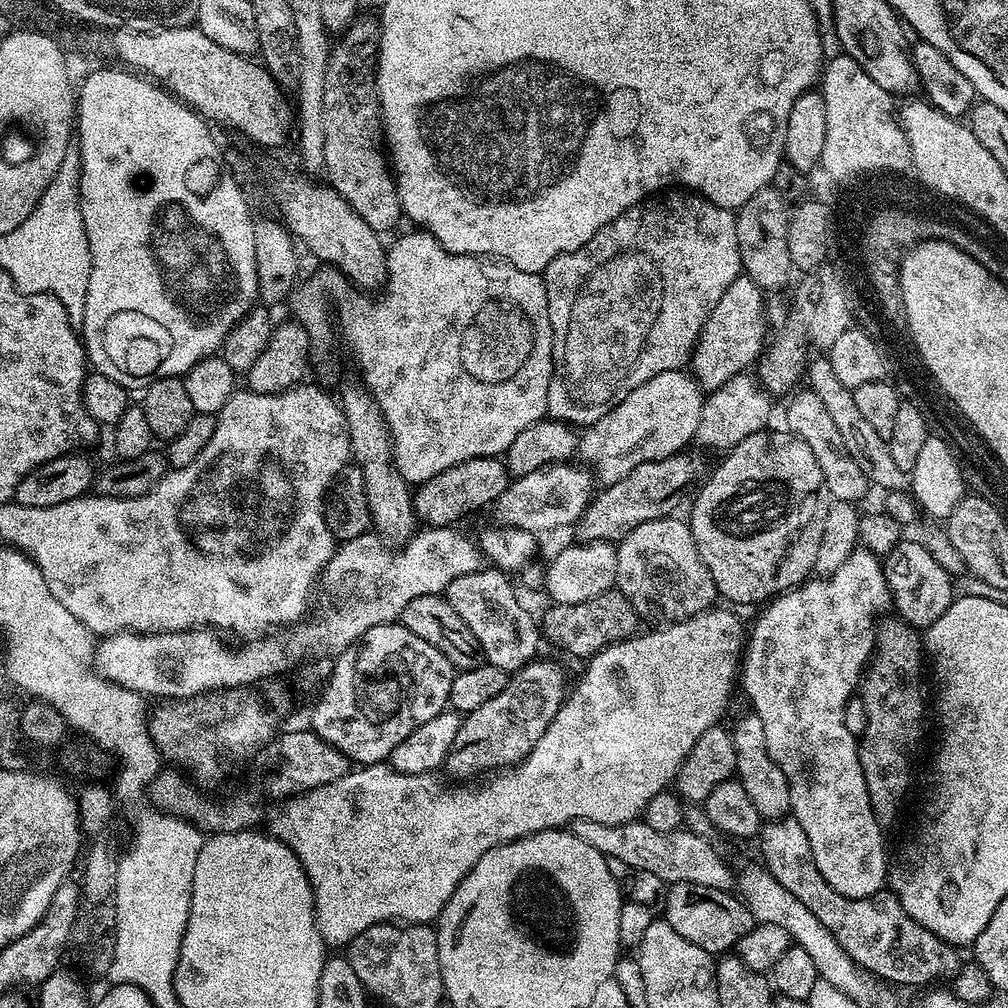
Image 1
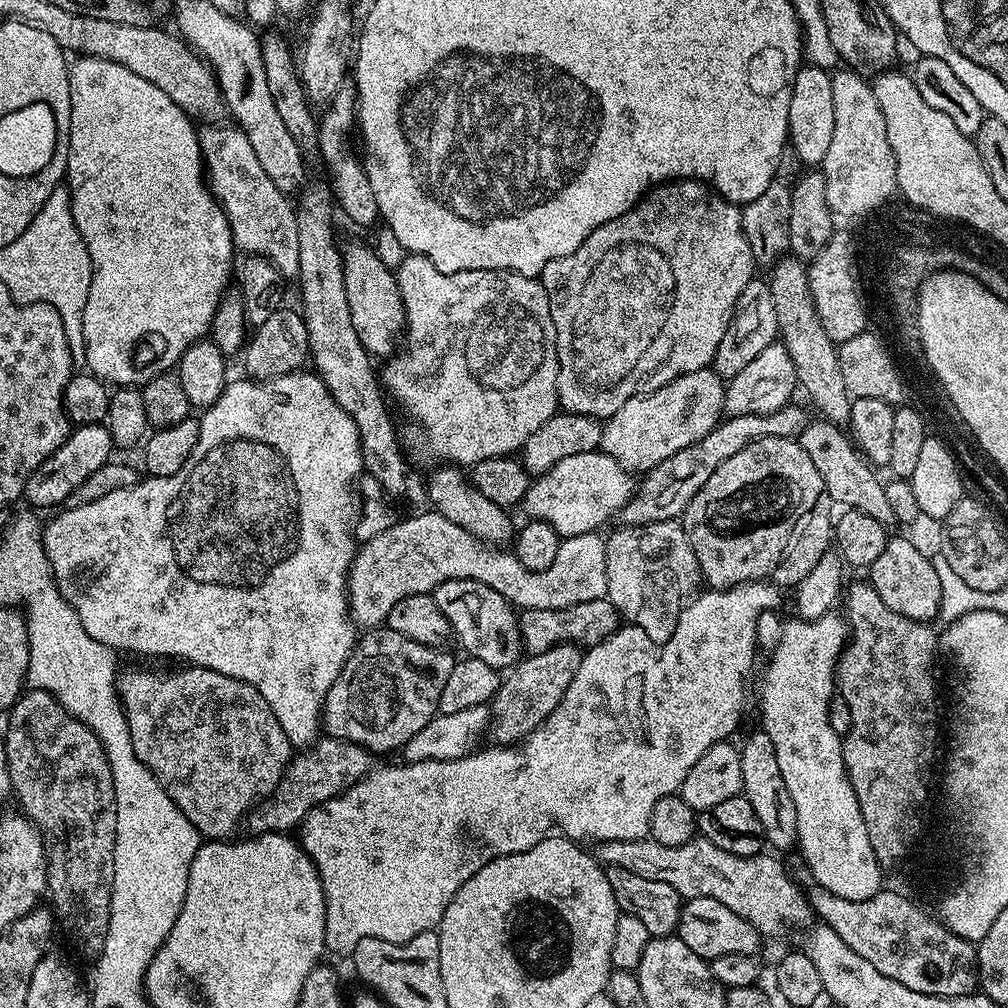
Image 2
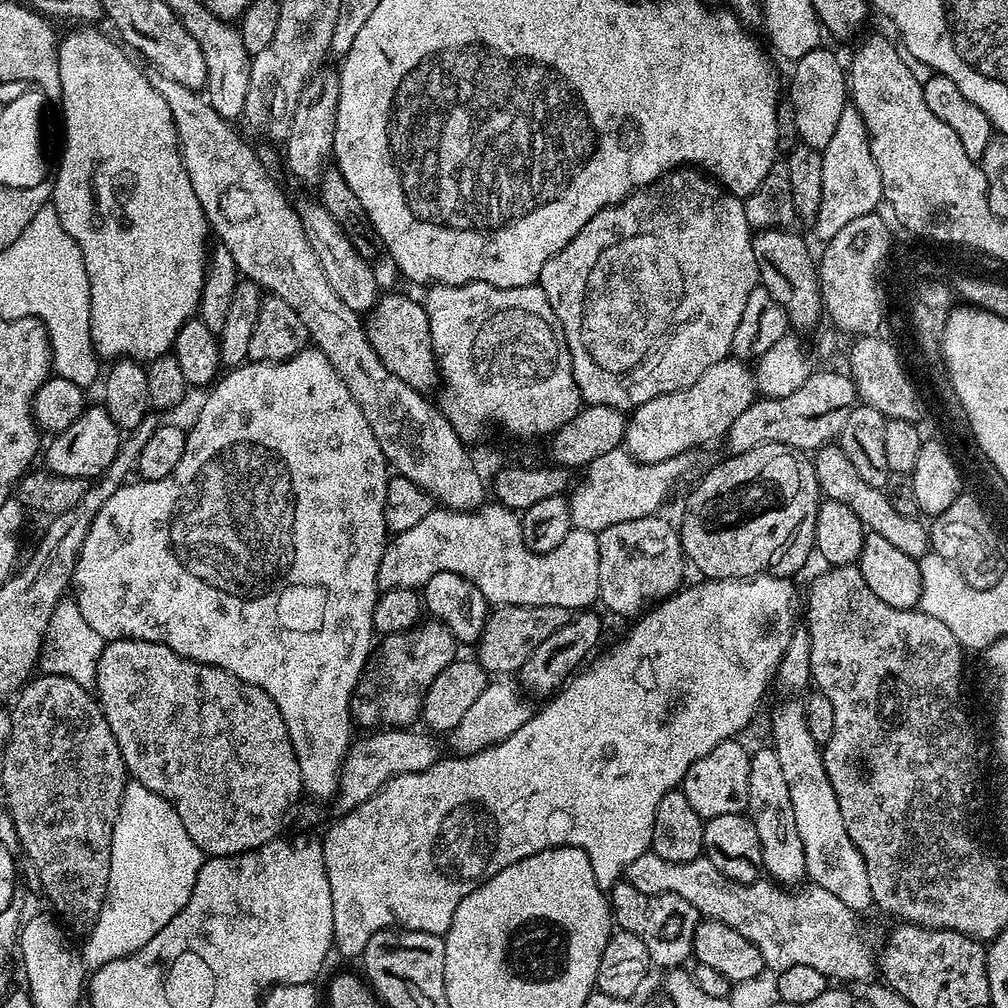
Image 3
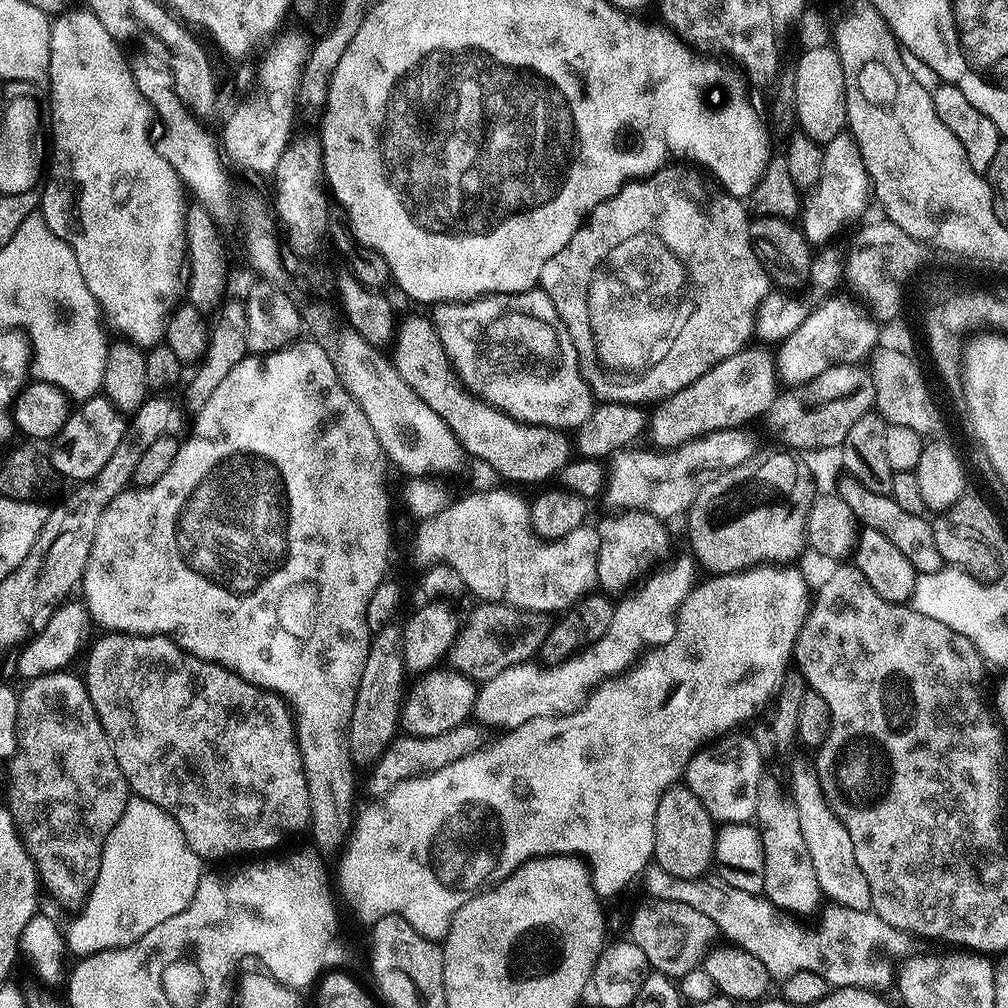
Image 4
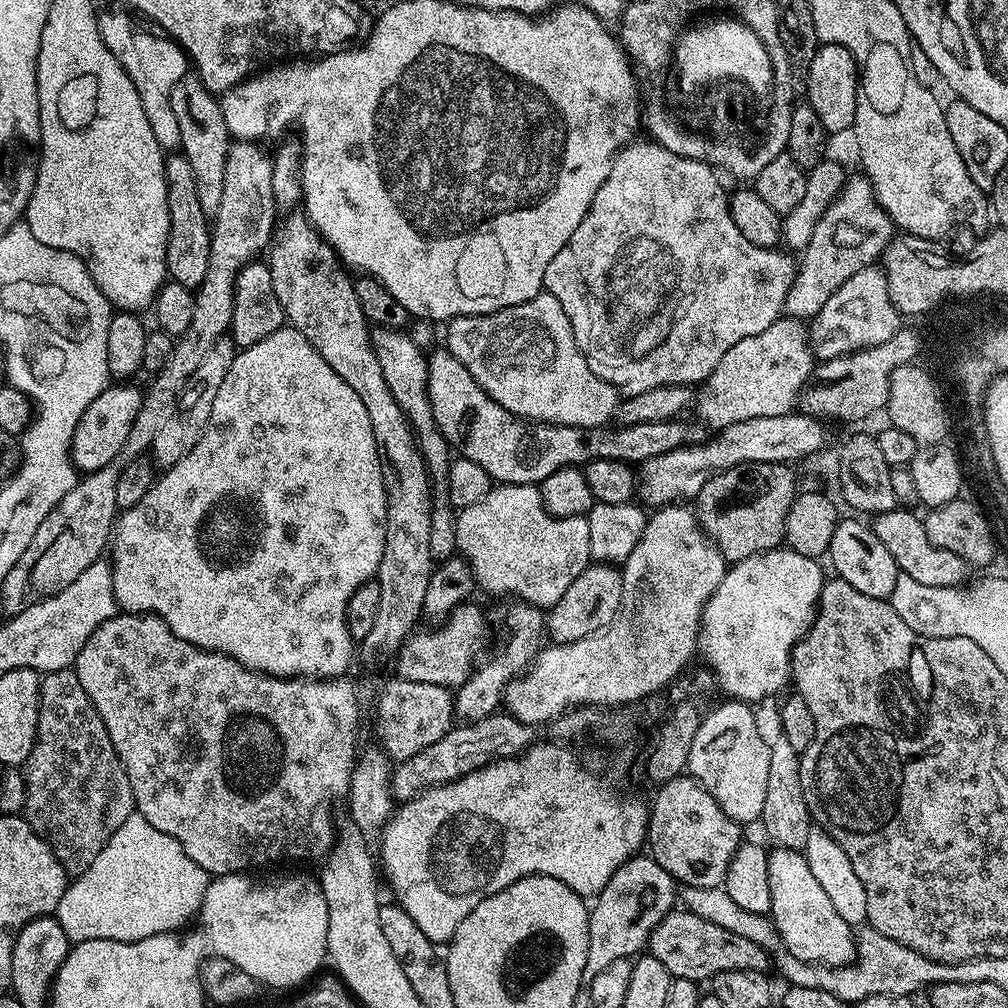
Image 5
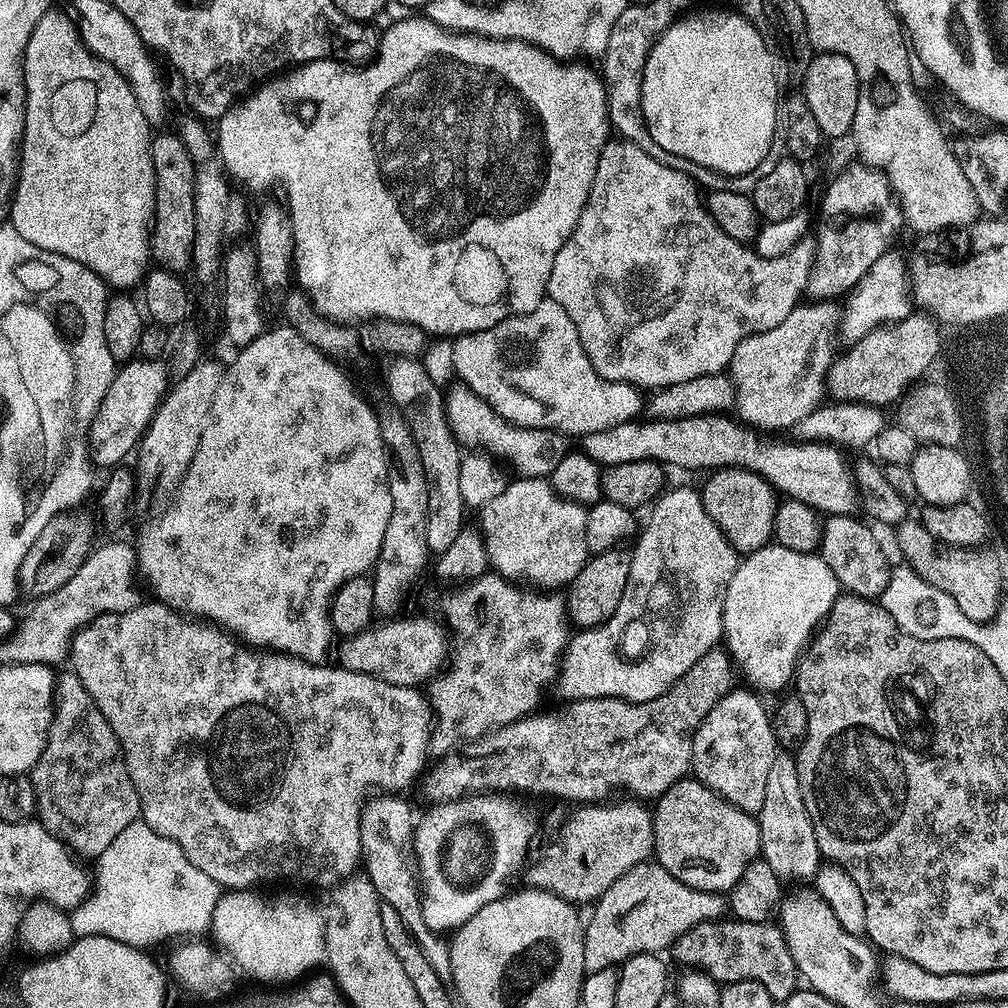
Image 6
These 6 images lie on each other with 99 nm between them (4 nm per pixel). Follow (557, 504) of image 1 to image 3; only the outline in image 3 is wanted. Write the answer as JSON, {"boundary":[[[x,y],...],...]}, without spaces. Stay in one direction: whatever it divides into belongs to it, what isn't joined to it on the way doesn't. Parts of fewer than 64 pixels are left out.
{"boundary":[[[618,447],[610,450],[610,454],[602,454],[602,458],[594,458],[594,462],[583,469],[584,477],[575,481],[567,497],[573,529],[599,534],[606,530],[606,526],[614,526],[618,522],[657,515],[676,480],[682,479],[695,466],[694,457],[692,452],[683,452],[657,464],[643,464],[623,447]]]}

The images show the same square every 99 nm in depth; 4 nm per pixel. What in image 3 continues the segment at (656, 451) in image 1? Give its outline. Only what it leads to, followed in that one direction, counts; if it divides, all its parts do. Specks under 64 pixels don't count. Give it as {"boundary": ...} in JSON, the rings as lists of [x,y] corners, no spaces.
{"boundary":[[[729,358],[722,362],[714,362],[698,382],[690,382],[682,390],[674,390],[670,394],[662,394],[658,398],[650,398],[650,402],[642,402],[636,408],[631,409],[627,417],[628,425],[624,431],[623,447],[638,462],[643,464],[657,464],[666,458],[674,458],[683,452],[692,452],[695,444],[704,444],[707,440],[716,440],[727,433],[728,428],[750,406],[758,399],[756,390],[755,371],[745,361]]]}

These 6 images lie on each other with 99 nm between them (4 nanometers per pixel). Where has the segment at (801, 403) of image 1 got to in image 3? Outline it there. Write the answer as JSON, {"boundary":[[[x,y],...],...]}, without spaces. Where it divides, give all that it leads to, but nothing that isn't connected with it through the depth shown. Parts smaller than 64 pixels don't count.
{"boundary":[[[839,443],[825,444],[824,447],[816,449],[814,463],[821,493],[827,499],[842,502],[851,508],[868,532],[882,534],[886,542],[898,546],[902,554],[910,554],[910,558],[914,558],[917,562],[930,551],[930,532],[926,524],[923,524],[925,521],[914,516],[898,514],[898,510],[890,506],[890,498],[886,498],[882,488],[870,486],[870,482],[862,482],[858,470],[854,470],[853,463],[850,462],[850,458],[846,458]]]}

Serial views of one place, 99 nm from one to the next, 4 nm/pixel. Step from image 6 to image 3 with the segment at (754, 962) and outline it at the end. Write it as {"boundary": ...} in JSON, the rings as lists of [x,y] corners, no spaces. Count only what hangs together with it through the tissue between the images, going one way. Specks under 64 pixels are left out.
{"boundary":[[[621,878],[610,889],[610,903],[615,927],[622,932],[638,934],[638,938],[646,942],[646,950],[650,950],[650,958],[657,969],[687,965],[692,956],[696,927],[702,917],[686,898],[678,898],[676,892],[642,894],[642,890],[634,890],[630,881]]]}

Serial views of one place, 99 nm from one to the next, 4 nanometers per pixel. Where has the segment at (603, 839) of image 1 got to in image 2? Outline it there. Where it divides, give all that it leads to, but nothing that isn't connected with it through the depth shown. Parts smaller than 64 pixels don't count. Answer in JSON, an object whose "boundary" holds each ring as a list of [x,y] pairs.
{"boundary":[[[694,838],[682,846],[662,846],[662,842],[642,840],[606,840],[599,845],[598,856],[607,866],[622,866],[630,874],[654,878],[677,888],[681,897],[718,898],[722,906],[730,906],[734,914],[746,918],[761,937],[776,936],[788,924],[800,924],[810,916],[805,889],[788,877],[788,872],[772,856],[736,856],[722,850],[711,838]]]}

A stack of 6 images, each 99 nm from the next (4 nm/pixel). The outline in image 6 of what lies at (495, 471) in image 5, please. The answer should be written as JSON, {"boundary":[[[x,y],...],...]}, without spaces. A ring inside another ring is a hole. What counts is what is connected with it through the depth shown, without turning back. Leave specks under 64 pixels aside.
{"boundary":[[[463,382],[451,385],[446,394],[446,405],[452,433],[465,449],[485,450],[505,461],[510,460],[520,471],[517,473],[521,477],[551,477],[554,466],[562,462],[566,440],[559,431],[549,431],[547,428],[519,428],[518,425],[511,424],[482,398],[478,398],[478,394],[474,394],[474,390],[470,390]],[[728,414],[705,415],[698,417],[674,419],[637,418],[609,430],[595,431],[584,438],[584,451],[587,456],[595,460],[602,468],[610,465],[638,461],[658,461],[661,464],[676,468],[689,468],[692,472],[700,472],[703,468],[715,470],[717,468],[741,468],[746,472],[753,472],[761,476],[767,484],[771,484],[777,493],[783,494],[787,499],[797,500],[812,508],[816,514],[828,516],[851,516],[858,508],[858,489],[853,465],[843,456],[837,445],[829,442],[796,442],[793,446],[788,440],[771,440],[771,435],[757,430],[739,419]]]}

